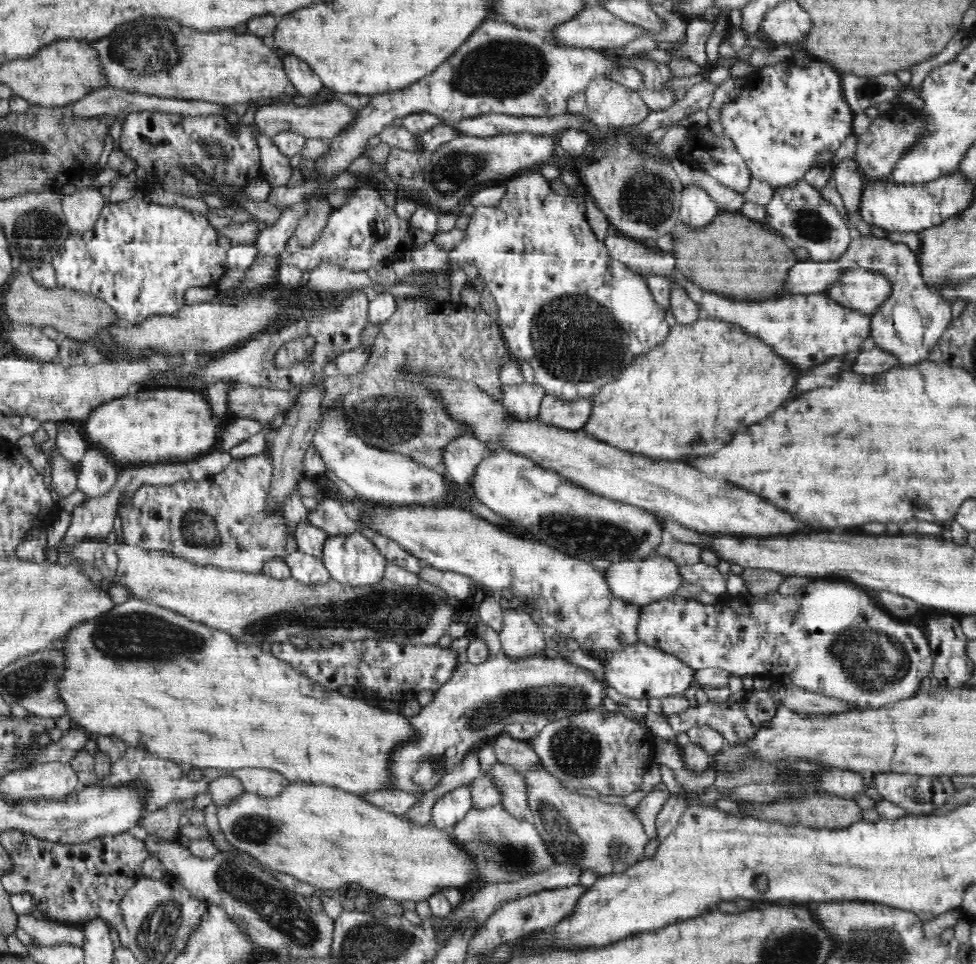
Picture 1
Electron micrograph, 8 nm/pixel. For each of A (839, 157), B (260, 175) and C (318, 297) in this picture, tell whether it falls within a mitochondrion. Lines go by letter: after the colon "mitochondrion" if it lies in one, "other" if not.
A: other
B: other
C: other

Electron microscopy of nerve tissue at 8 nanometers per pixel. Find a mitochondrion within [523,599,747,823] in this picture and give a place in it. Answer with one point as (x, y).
(576, 752)

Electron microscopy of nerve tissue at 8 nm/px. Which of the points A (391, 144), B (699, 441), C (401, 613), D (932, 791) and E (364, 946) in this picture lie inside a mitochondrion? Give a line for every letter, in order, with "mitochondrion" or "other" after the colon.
A: other
B: mitochondrion
C: mitochondrion
D: other
E: mitochondrion

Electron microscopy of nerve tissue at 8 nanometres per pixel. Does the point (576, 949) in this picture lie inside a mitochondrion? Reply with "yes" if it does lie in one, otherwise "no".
no

